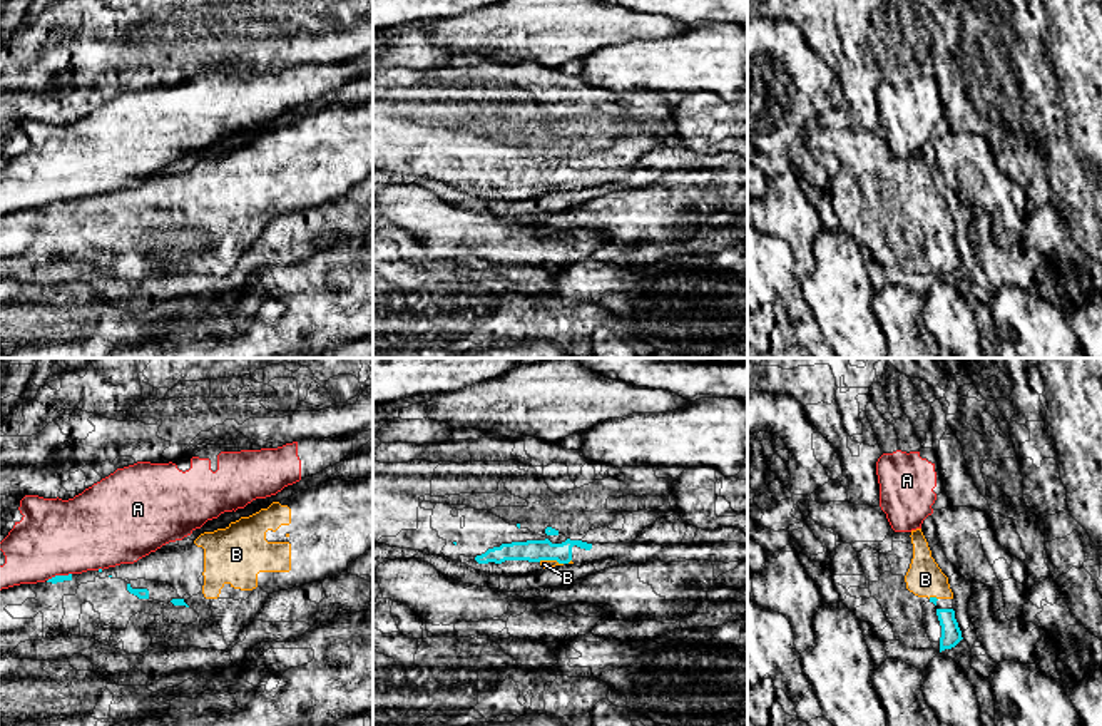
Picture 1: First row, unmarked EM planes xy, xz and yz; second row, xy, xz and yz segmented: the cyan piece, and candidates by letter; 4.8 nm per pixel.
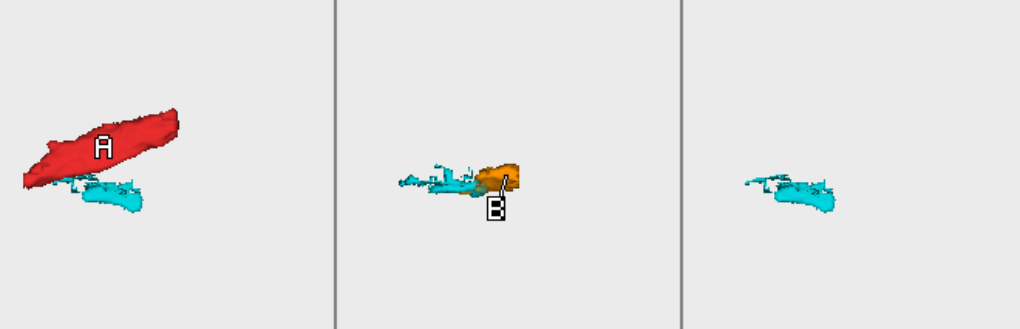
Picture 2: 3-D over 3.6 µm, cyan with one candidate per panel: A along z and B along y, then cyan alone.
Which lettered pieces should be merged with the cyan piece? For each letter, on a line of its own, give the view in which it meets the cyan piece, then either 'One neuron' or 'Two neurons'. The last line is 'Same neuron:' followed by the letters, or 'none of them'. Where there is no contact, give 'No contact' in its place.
A: Touches cyan in xy. Two neurons
B: Touches cyan in xz. One neuron
Same neuron: B

